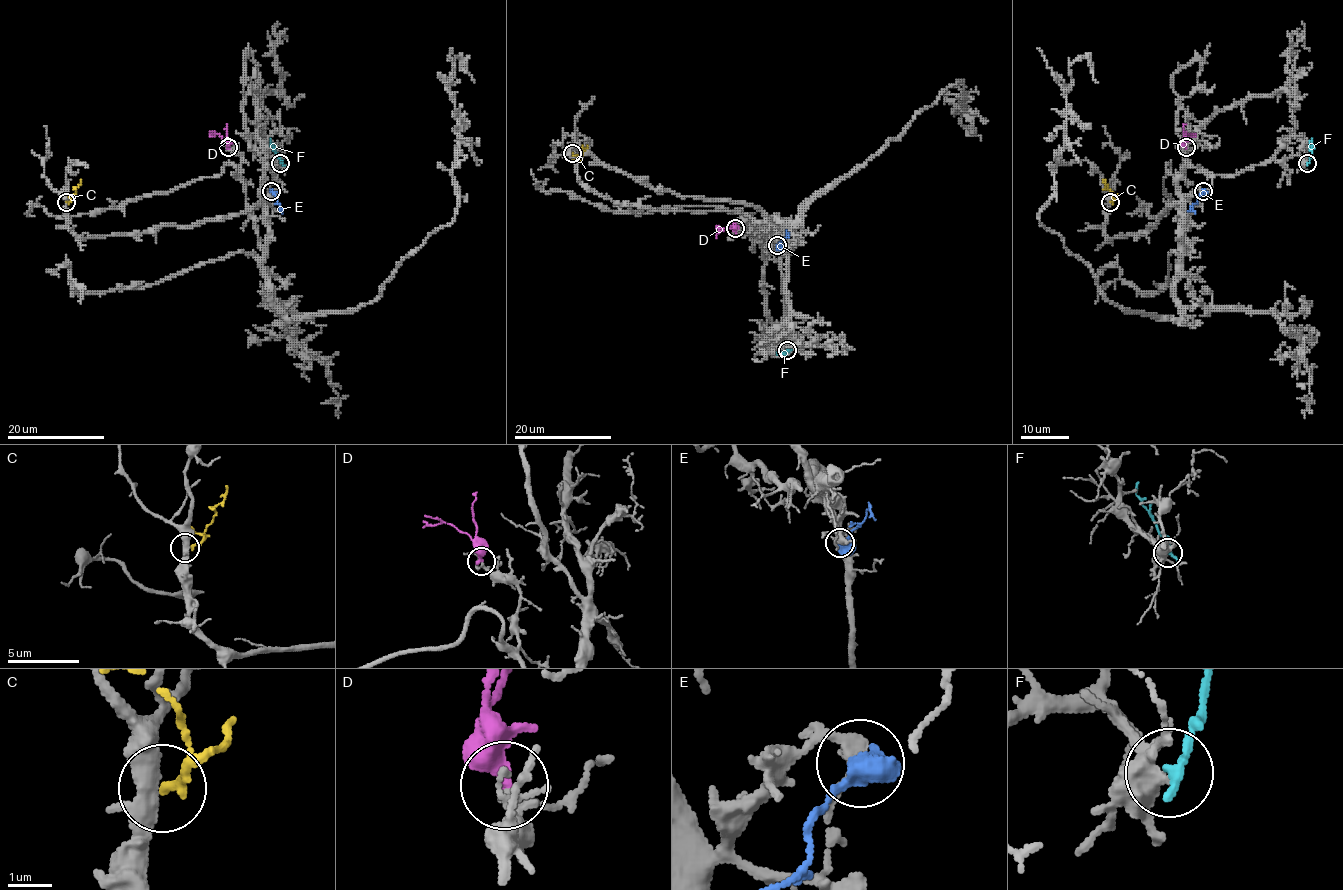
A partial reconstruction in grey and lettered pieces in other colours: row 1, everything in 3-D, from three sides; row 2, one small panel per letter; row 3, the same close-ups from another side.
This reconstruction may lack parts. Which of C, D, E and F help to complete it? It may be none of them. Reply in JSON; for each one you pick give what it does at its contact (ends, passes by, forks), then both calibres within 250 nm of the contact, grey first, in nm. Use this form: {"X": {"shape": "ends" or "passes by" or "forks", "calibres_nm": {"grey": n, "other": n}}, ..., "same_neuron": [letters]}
{"D": {"shape": "ends", "calibres_nm": {"grey": 160, "other": 440}}, "same_neuron": ["D"]}

